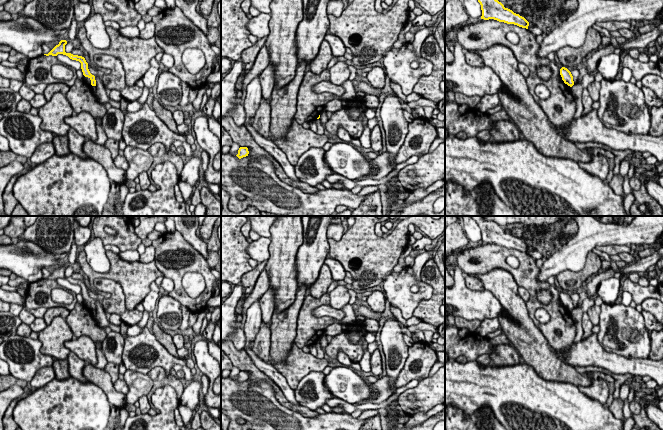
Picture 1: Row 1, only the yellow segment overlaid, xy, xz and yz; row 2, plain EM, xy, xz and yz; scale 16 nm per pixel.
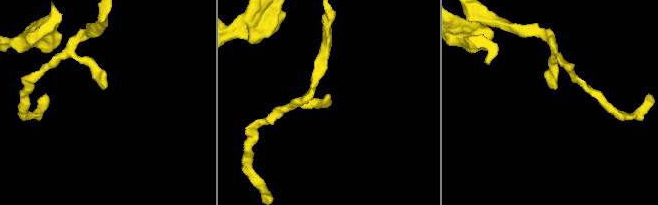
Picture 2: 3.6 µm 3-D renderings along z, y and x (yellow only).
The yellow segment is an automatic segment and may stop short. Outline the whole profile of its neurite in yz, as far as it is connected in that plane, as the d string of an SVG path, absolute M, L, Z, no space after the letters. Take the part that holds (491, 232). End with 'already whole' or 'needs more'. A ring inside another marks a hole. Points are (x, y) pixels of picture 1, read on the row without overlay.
M471 216L481 229L481 243L494 243L507 248L514 248L528 253L529 246L519 238L505 232L504 229L493 221L488 221L483 216Z; already whole

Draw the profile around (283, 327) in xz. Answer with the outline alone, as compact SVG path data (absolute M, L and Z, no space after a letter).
M302 284L296 293L295 301L285 310L274 310L271 318L270 359L285 363L297 334L297 319L305 299L307 286Z

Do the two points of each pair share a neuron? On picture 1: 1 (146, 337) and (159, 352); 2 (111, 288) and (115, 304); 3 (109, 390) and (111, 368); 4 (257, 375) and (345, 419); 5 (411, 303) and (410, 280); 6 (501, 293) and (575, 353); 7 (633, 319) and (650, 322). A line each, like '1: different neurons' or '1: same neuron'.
1: same neuron
2: same neuron
3: different neurons
4: different neurons
5: same neuron
6: different neurons
7: different neurons

